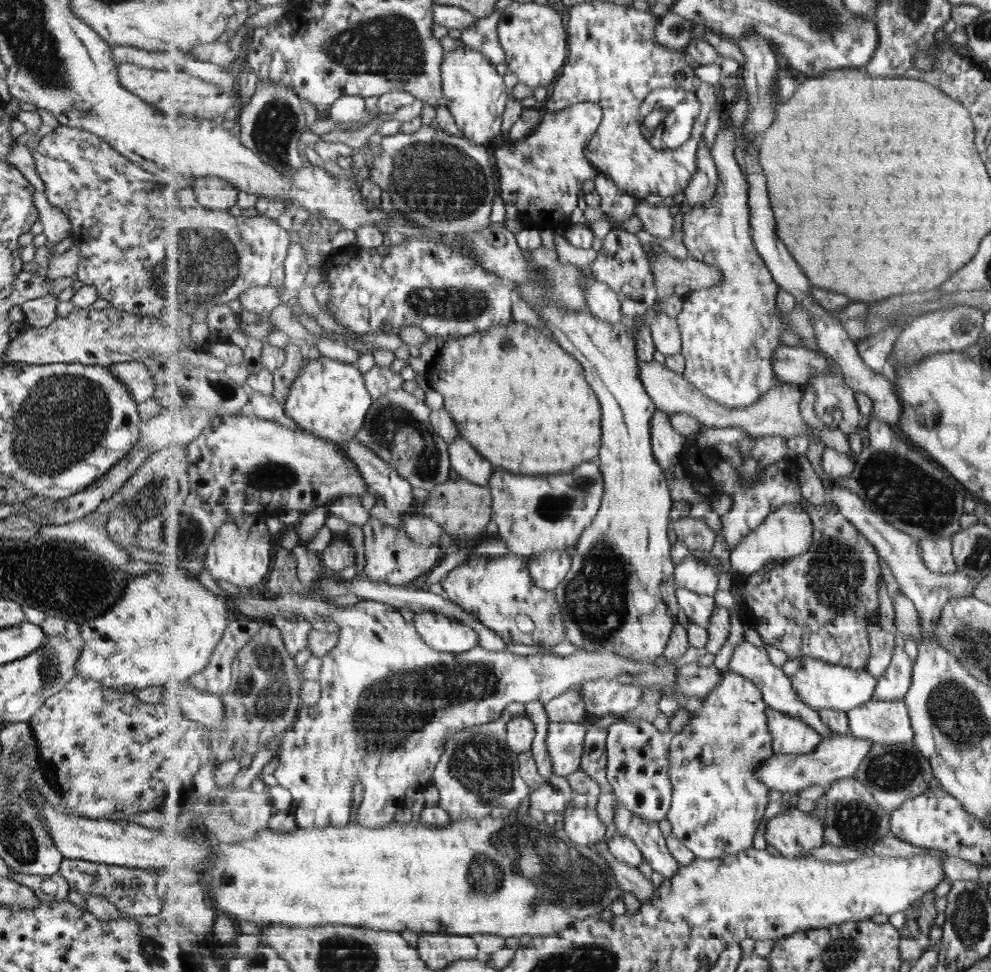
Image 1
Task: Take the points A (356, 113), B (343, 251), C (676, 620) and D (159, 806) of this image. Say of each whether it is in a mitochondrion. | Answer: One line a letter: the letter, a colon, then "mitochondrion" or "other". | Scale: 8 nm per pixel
A: other
B: other
C: other
D: other

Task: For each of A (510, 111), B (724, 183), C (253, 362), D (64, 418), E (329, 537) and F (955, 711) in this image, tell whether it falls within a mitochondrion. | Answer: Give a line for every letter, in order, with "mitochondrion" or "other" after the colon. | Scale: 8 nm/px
A: other
B: other
C: other
D: mitochondrion
E: other
F: mitochondrion

